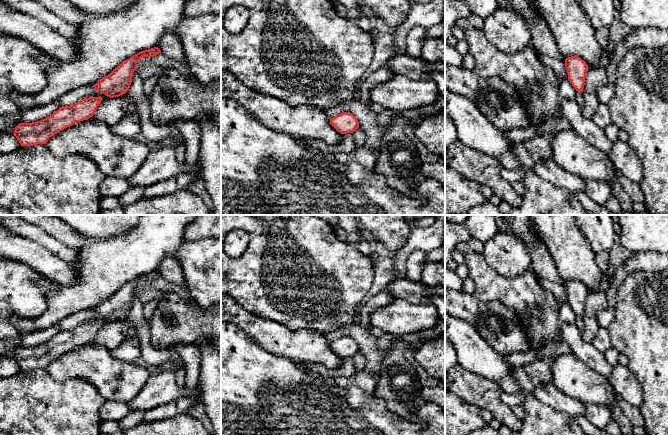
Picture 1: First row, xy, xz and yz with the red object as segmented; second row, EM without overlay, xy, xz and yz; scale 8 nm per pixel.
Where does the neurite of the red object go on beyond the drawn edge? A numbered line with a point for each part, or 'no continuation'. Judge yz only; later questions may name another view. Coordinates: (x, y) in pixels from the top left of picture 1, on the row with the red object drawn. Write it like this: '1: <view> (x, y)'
no continuation

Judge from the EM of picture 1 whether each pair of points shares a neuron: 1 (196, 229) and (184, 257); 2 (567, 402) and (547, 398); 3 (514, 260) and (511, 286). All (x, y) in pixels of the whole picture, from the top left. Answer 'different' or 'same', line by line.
1: different
2: same
3: different

